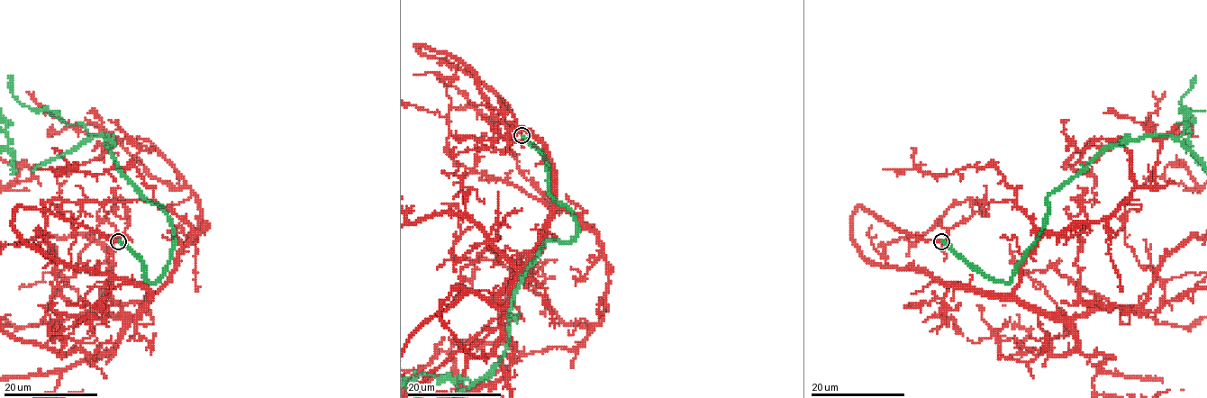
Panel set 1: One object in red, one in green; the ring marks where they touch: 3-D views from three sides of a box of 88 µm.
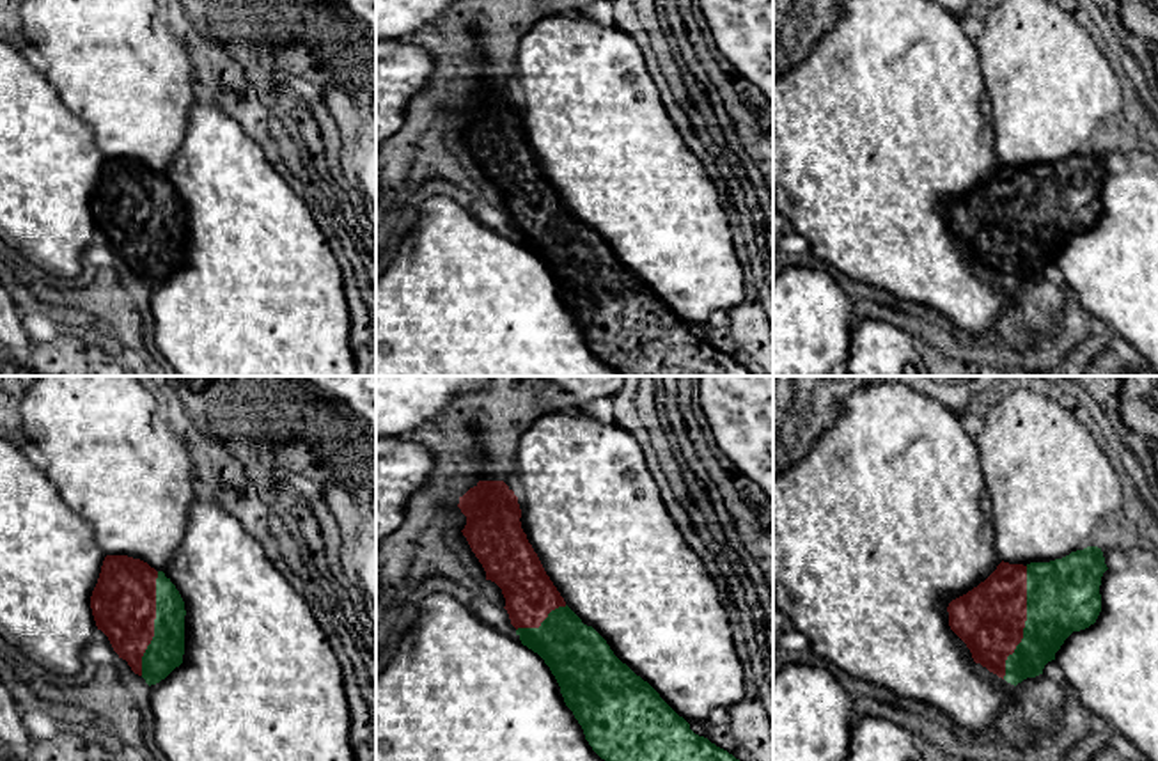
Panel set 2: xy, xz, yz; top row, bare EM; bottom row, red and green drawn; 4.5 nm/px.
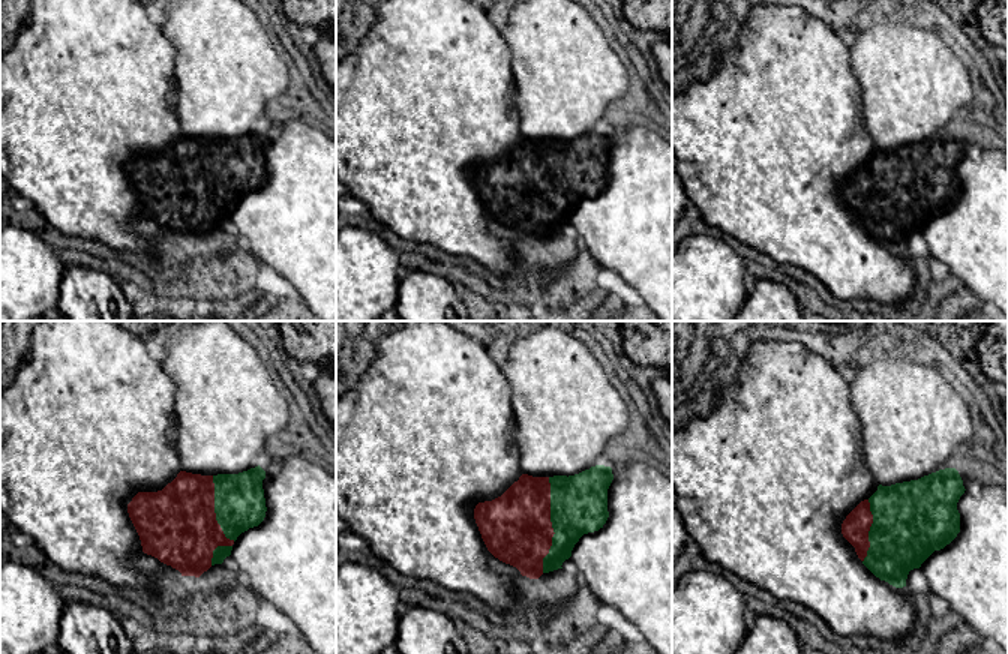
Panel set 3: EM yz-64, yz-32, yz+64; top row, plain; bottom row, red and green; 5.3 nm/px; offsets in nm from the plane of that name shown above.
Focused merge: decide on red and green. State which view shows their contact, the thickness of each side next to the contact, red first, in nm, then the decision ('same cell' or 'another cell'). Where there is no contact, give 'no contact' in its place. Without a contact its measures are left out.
yz | 320/340 nm | same cell

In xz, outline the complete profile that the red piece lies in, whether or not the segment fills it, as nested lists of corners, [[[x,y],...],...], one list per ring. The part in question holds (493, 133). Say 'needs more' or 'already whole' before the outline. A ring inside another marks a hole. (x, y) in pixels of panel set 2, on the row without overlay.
needs more | [[[479,83],[463,99],[458,110],[466,119],[461,133],[472,154],[486,174],[486,183],[495,184],[505,200],[505,213],[521,247],[537,255],[555,279],[566,309],[583,332],[592,353],[619,376],[750,376],[750,373],[727,353],[708,341],[695,337],[660,296],[626,266],[622,266],[606,243],[566,208],[564,200],[546,177],[537,156],[521,131],[518,99],[504,83]]]

